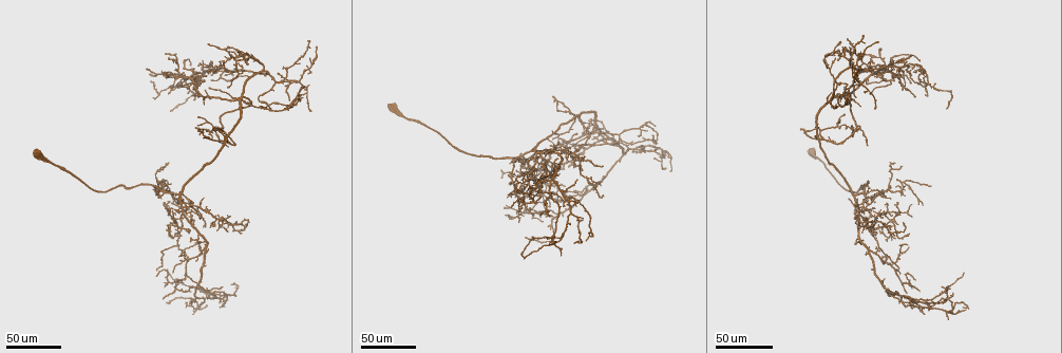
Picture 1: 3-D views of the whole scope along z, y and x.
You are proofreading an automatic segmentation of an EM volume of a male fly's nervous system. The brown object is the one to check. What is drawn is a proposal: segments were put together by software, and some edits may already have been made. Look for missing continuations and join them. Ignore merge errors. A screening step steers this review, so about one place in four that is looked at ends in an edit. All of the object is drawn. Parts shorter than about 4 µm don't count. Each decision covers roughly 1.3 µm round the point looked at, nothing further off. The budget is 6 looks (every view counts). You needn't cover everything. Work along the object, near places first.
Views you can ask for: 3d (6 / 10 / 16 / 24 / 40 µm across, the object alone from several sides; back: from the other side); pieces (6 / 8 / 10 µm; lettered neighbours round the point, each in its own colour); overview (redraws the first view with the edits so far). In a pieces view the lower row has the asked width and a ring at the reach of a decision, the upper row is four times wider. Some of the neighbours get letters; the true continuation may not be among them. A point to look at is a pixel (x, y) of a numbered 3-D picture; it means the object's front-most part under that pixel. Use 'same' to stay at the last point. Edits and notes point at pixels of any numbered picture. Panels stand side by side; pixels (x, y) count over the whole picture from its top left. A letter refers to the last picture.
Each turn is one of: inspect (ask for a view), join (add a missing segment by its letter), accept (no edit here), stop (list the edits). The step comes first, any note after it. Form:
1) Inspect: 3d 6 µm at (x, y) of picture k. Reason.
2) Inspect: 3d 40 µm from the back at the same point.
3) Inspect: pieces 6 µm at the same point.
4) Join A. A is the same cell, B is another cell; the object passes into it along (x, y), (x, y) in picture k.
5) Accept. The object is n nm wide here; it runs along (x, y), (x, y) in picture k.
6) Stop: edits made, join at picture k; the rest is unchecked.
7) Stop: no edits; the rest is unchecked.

Inspect: 3d 24 µm at (626, 153) of picture 1.

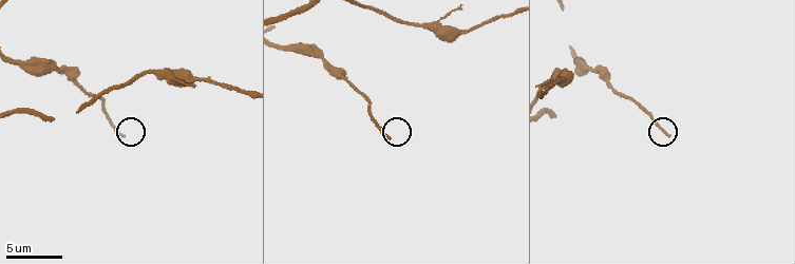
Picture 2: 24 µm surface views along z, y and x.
Inspect: pieces 10 µm at (387, 138) of picture 2.

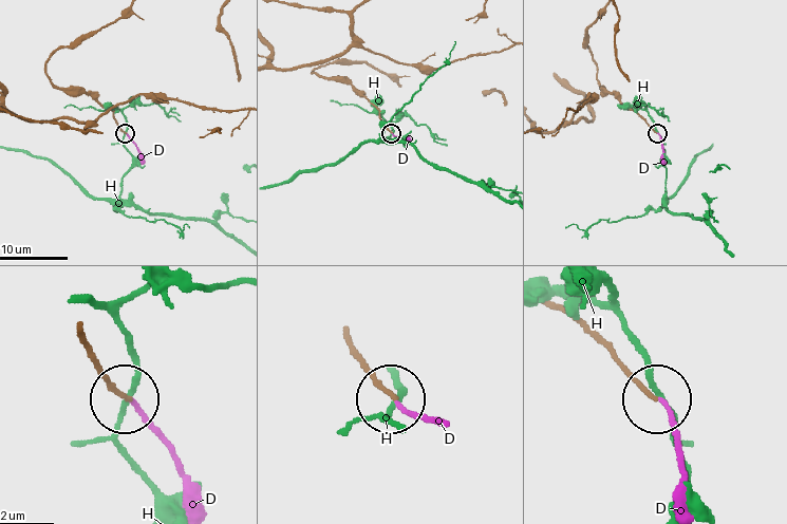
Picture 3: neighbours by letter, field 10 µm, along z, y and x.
Join D. D is the same cell, H is another cell; the neuron continues.

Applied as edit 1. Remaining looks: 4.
Inspect: 3d 40 µm at (644, 150) of picture 1. End of a long branch.

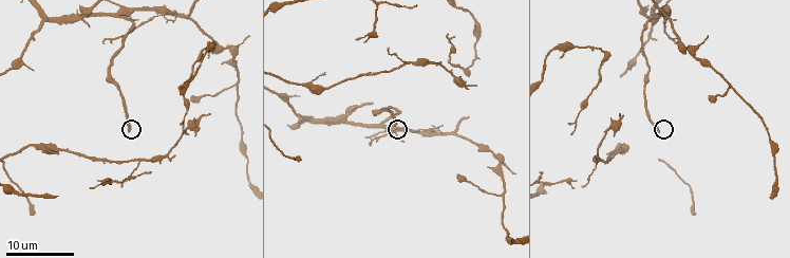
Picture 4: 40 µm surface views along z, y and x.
Inspect: pieces 10 µm at (656, 130) of picture 4.

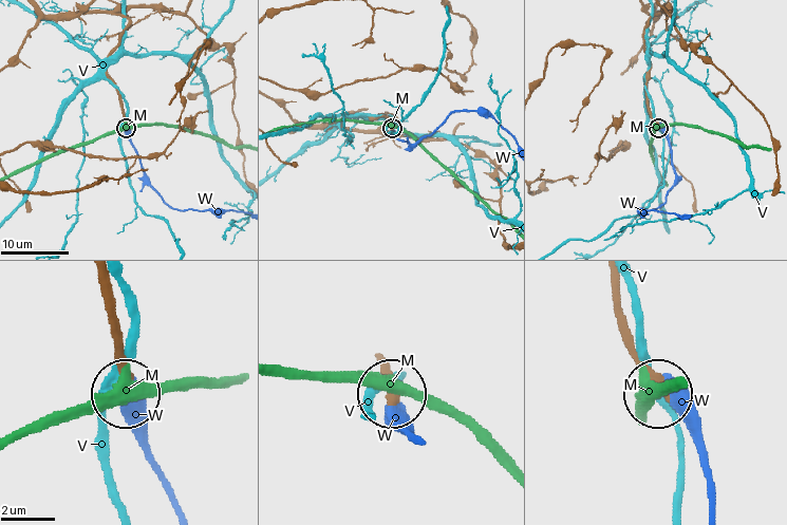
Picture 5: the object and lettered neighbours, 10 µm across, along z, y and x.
Join W. W is the same cell, M and V are other cells; the object passes into it along (107, 320), (131, 419), (172, 508) in picture 5; it goes on there.

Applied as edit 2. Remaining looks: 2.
Inspect: 3d 40 µm at (205, 102) of picture 1. Free end.

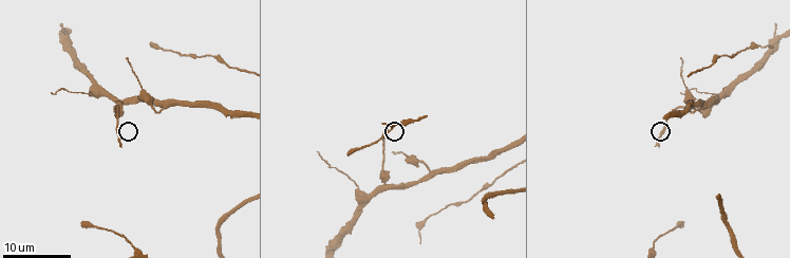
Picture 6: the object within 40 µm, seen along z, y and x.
Inspect: pieces 6 µm at (657, 144) of picture 6. See the neighbours.

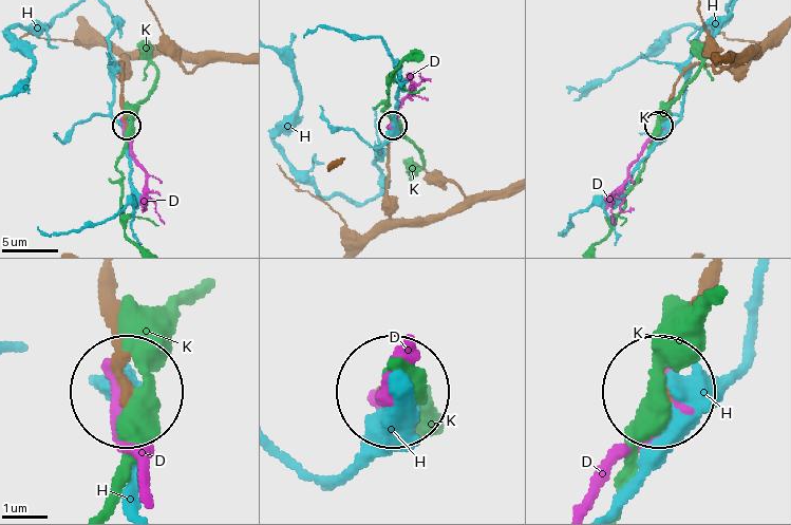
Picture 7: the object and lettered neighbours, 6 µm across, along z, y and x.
Accept. D, H and K are other cells; no lettered segment goes on from it.

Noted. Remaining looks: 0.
Stop: edits made, join at picture 3, join at picture 5; the rest is unchecked.

